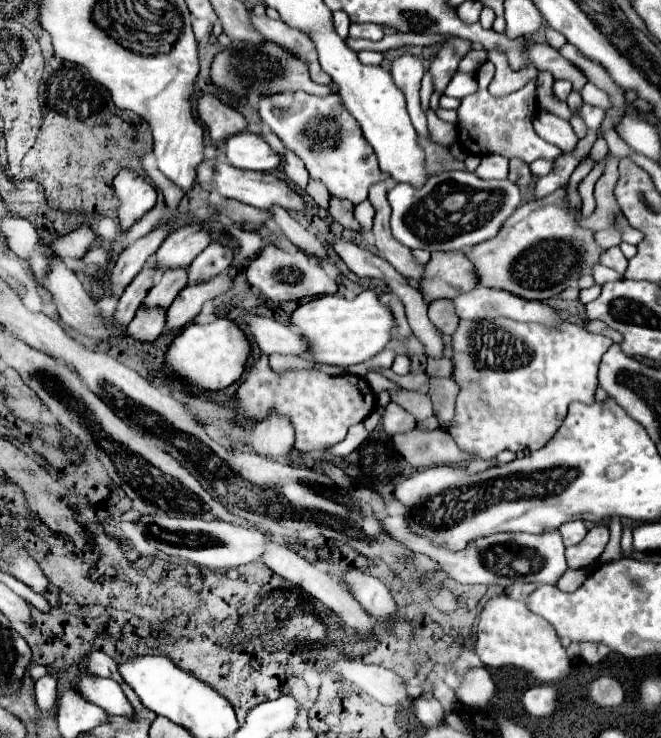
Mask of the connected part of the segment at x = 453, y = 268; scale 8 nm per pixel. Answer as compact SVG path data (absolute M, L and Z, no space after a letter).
M432 252L420 280L420 294L426 304L440 298L456 298L476 286L472 264L462 252Z

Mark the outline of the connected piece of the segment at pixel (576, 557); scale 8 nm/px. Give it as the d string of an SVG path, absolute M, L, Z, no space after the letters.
M594 526L580 544L576 544L576 546L572 546L572 548L566 550L568 566L572 570L580 570L580 568L586 568L592 562L596 562L600 558L600 554L604 552L608 536L610 536L608 528Z

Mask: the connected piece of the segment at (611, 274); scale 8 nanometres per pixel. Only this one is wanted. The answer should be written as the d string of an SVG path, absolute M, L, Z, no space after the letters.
M596 264L592 266L592 276L596 280L596 284L604 284L604 282L614 282L614 280L622 280L622 276L602 264Z

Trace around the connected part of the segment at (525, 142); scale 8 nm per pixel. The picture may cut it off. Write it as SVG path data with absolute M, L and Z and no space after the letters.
M486 62L476 72L478 92L470 94L462 100L458 108L458 132L460 132L460 144L476 156L484 154L502 154L506 158L520 158L526 164L530 164L536 158L548 158L554 160L562 154L560 148L544 142L532 128L532 116L538 112L536 104L536 82L528 82L518 92L512 92L504 98L496 98L488 92L488 84L492 82L494 66L486 66Z

